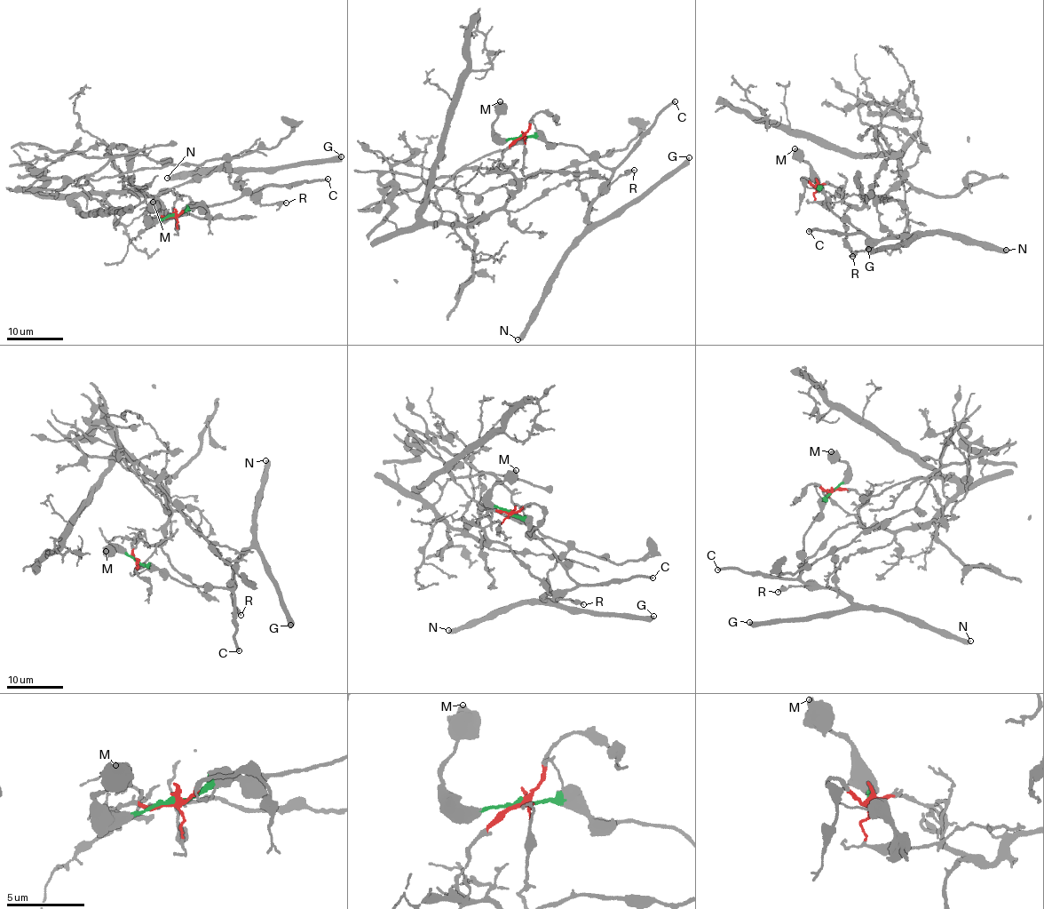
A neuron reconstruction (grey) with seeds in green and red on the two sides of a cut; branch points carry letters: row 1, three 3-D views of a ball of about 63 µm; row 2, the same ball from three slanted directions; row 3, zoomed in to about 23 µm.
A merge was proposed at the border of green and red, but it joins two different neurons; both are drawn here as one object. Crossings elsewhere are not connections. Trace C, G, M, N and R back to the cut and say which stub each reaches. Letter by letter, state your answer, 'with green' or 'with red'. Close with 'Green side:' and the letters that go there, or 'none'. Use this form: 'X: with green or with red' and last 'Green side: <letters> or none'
C: with green
G: with green
M: with green
N: with green
R: with green
Green side: C, G, M, N, R

